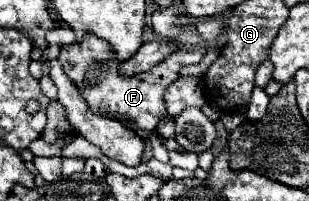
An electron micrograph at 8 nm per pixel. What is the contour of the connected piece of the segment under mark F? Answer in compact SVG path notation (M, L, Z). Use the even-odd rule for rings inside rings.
M86 34L82 42L74 42L70 46L62 46L58 62L62 64L66 76L76 84L82 98L86 100L88 108L98 116L108 116L116 120L132 122L140 130L154 132L158 122L166 118L166 102L164 94L172 82L180 78L180 70L190 64L198 64L206 54L206 48L196 50L178 50L176 54L170 54L166 60L156 64L154 68L136 74L136 76L124 76L120 72L120 60L114 56L110 42L102 40L94 34Z

